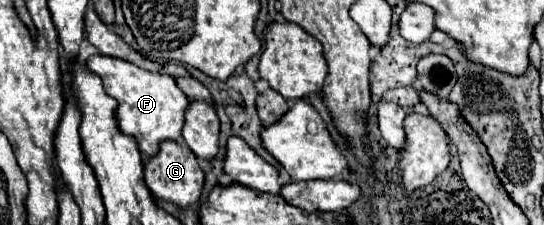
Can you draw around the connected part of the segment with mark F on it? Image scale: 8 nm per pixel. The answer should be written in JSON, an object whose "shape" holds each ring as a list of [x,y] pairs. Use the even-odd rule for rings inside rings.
{"shape":[[[91,56],[87,60],[87,66],[91,68],[91,72],[95,72],[103,80],[105,92],[119,102],[119,106],[117,106],[119,128],[121,128],[121,132],[131,134],[131,136],[135,136],[139,140],[139,150],[143,152],[145,158],[155,156],[159,152],[159,144],[161,142],[165,142],[165,140],[181,140],[181,132],[183,132],[183,126],[185,126],[185,112],[187,112],[191,102],[189,102],[187,94],[181,92],[181,88],[177,86],[173,76],[155,74],[155,72],[143,70],[143,68],[137,68],[131,62],[125,62],[125,60],[119,60],[119,58],[111,58],[111,56]]]}

